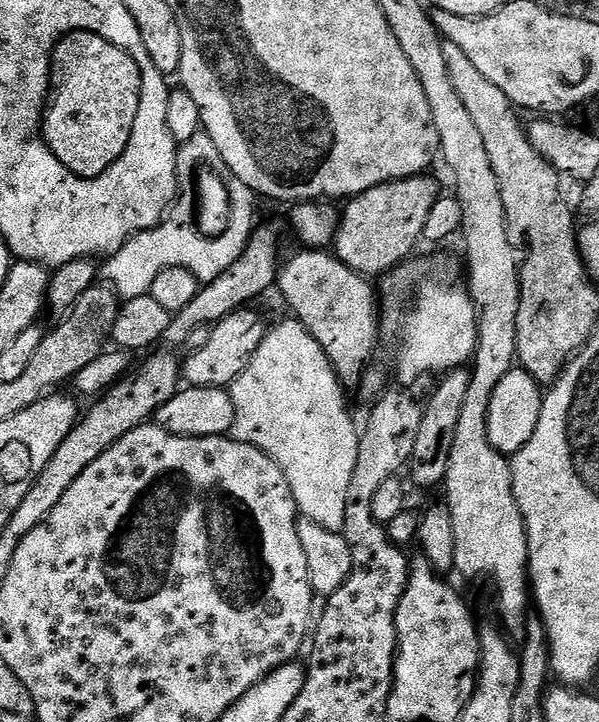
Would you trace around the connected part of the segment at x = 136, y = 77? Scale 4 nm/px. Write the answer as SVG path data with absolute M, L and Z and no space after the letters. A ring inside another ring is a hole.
M72 31L56 44L55 50L51 56L51 74L48 80L48 96L45 100L44 115L41 117L41 136L46 142L48 149L64 166L67 167L75 176L84 177L92 180L94 177L100 177L104 172L122 156L129 145L130 138L135 135L138 106L141 102L141 86L143 80L141 78L141 68L134 61L130 54L126 54L118 46L114 46L108 39L102 38L90 31Z

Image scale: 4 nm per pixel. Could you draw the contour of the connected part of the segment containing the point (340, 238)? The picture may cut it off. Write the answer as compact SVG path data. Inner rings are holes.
M425 174L386 182L351 197L342 208L340 226L334 241L334 255L363 276L383 277L415 253L412 251L416 243L421 243L426 218L430 210L434 210L434 202L441 195L439 182L432 174Z

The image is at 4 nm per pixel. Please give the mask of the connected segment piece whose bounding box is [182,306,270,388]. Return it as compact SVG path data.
M245 306L239 312L232 312L212 324L212 333L206 346L192 352L189 360L183 361L182 376L191 387L228 388L239 378L242 370L246 370L250 358L254 358L258 346L262 346L264 335L270 327L269 321L264 321L254 309L255 307Z

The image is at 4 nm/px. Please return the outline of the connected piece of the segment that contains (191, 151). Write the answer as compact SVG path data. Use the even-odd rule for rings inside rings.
M203 130L194 134L194 138L190 138L185 144L179 145L176 154L176 175L180 193L172 207L160 223L155 224L150 230L138 232L130 237L118 251L103 261L103 279L116 291L121 301L149 295L154 278L158 278L158 274L167 267L185 267L200 279L201 285L209 284L214 278L218 278L218 274L234 266L234 262L246 250L248 239L252 237L254 225L257 223L255 220L258 197L254 190L241 187L240 192L230 191L232 209L228 215L228 228L220 236L202 234L196 222L198 201L193 180L203 160L216 159L214 142Z

